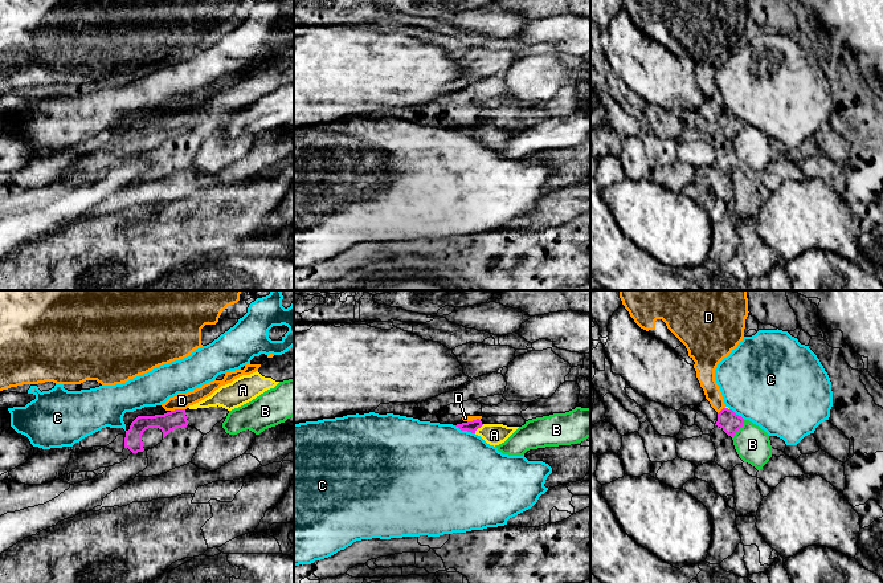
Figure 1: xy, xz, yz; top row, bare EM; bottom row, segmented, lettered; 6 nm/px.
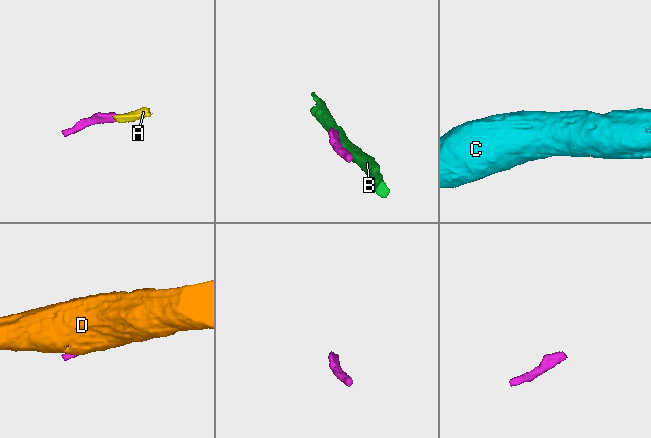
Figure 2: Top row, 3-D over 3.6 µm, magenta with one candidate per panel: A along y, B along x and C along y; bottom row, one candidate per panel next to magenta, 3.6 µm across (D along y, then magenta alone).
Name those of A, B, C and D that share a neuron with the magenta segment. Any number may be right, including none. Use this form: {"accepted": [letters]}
{"accepted": ["A"]}

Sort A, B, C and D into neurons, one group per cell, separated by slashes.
A / B / C / D

